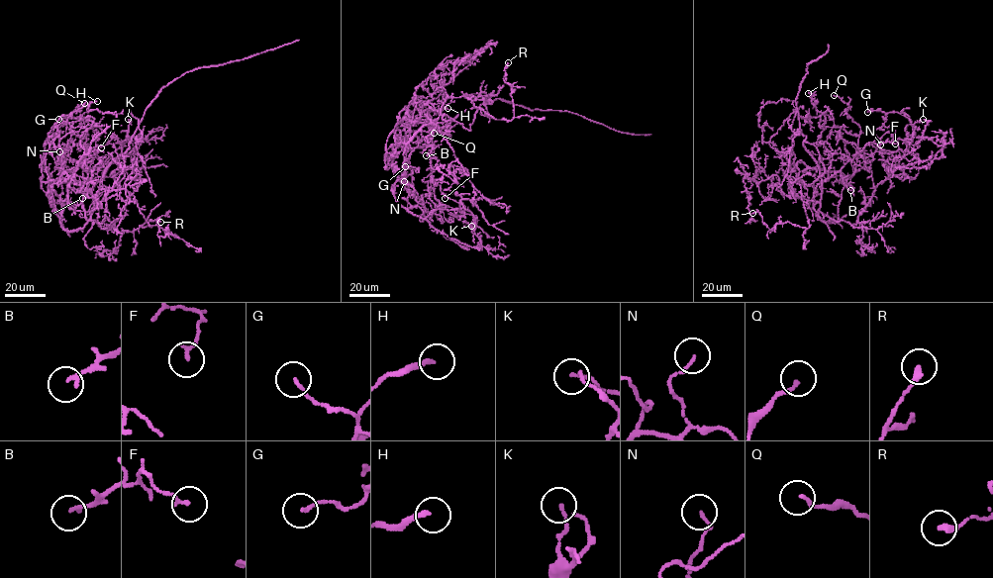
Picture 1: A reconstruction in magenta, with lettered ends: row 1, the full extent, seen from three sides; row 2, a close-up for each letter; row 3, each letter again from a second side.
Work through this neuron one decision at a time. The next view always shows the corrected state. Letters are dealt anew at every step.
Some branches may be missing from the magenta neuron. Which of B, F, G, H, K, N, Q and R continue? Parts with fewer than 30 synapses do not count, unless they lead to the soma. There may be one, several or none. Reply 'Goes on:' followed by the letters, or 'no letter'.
Goes on: no letter

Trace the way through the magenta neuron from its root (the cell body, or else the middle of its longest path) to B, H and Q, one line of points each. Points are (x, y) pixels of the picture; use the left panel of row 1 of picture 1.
B: (94, 207), (87, 220), (82, 205), (88, 187), (87, 178), (87, 194), (82, 198)
H: (94, 207), (82, 228), (72, 231), (62, 228), (49, 188), (44, 145), (54, 128), (72, 112), (97, 101)
Q: (94, 207), (82, 228), (63, 229), (44, 161), (48, 135), (61, 116), (84, 103)

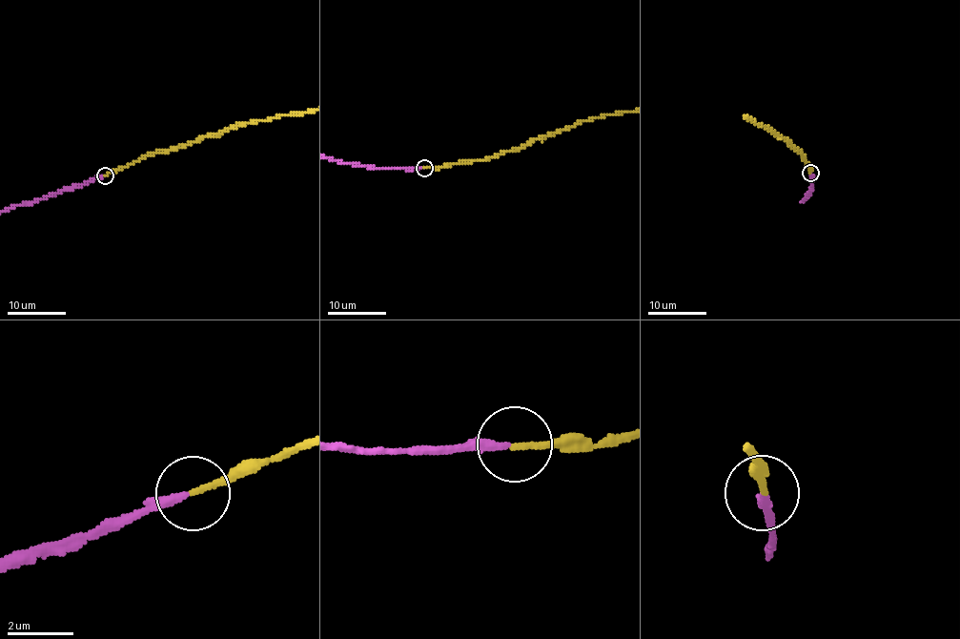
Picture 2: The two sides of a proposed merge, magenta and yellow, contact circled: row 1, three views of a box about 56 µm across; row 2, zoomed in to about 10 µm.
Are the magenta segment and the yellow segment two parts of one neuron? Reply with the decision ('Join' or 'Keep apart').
Join

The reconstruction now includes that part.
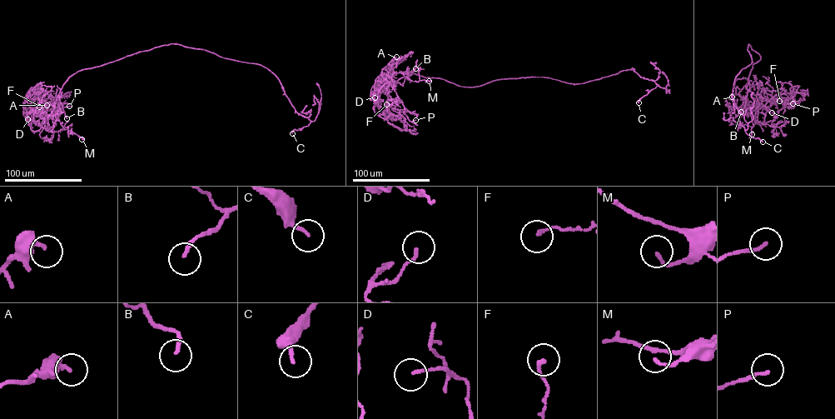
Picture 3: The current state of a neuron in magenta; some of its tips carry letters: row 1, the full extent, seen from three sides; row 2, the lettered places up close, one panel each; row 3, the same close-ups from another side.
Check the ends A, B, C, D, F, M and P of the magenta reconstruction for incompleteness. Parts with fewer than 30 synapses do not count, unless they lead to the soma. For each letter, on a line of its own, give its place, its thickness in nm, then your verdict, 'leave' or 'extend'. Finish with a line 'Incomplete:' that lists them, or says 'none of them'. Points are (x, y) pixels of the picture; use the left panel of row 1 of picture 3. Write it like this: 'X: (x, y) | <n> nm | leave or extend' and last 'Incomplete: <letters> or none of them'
A: (47, 105) | 340 nm | leave
B: (67, 118) | 170 nm | leave
C: (292, 133) | 180 nm | leave
D: (27, 119) | 130 nm | leave
F: (39, 107) | 140 nm | leave
M: (82, 139) | 130 nm | leave
P: (69, 106) | 150 nm | leave
Incomplete: none of them

